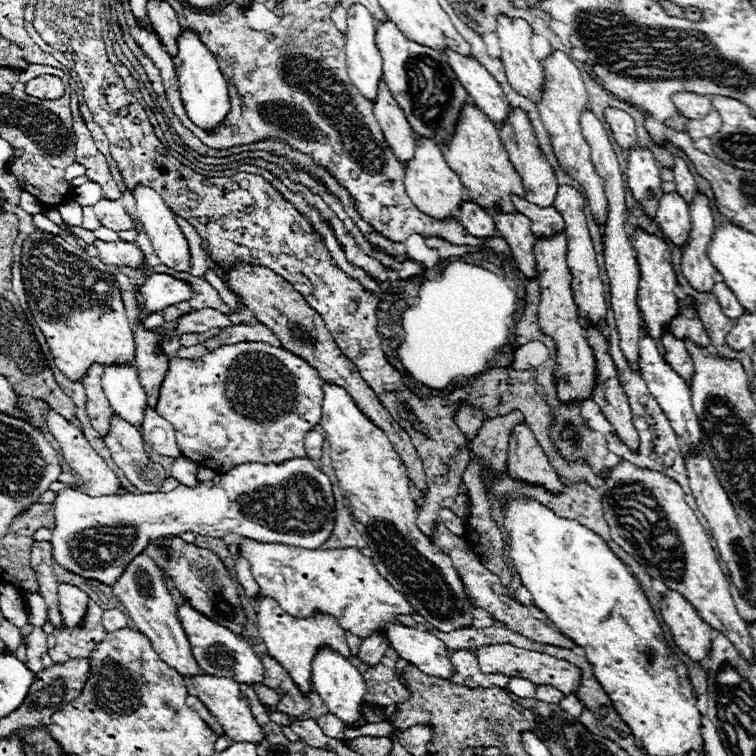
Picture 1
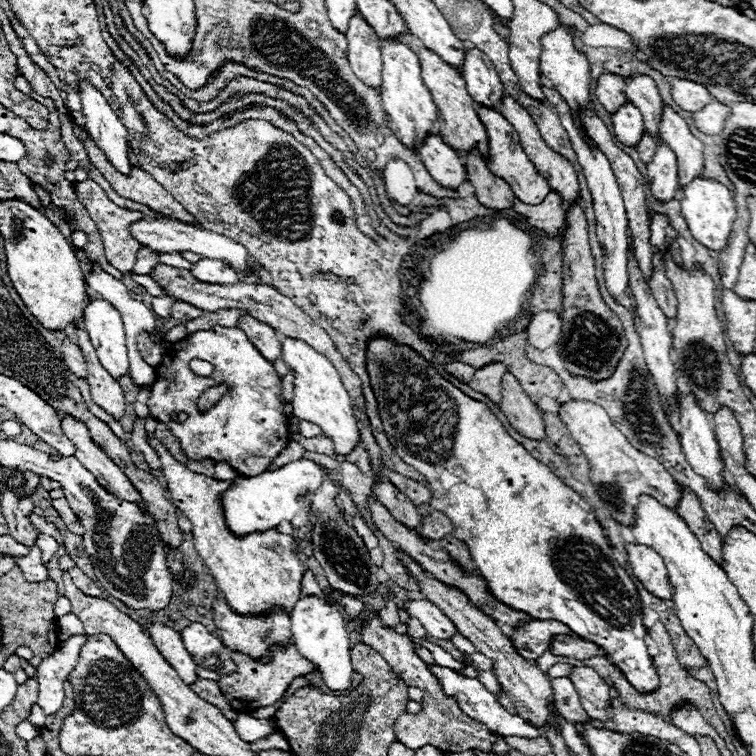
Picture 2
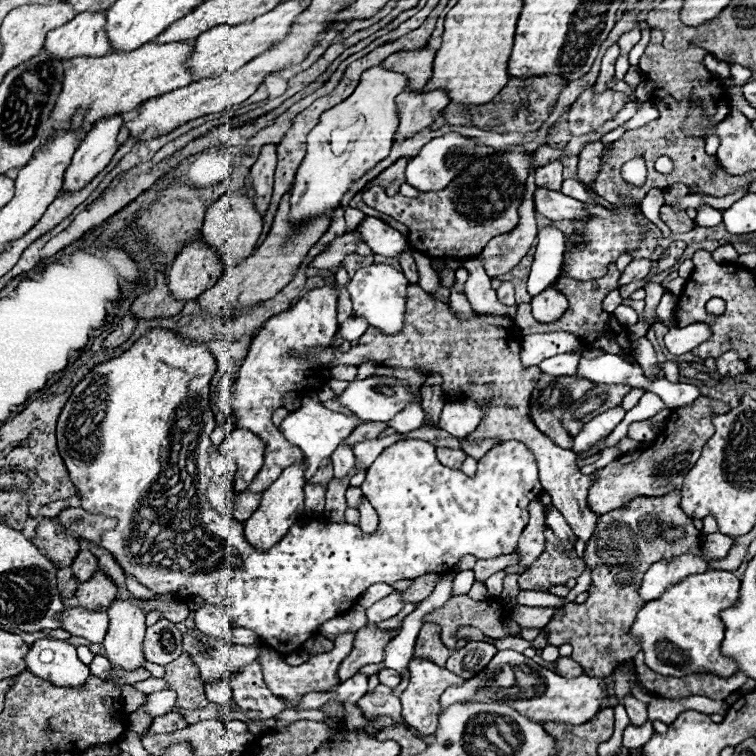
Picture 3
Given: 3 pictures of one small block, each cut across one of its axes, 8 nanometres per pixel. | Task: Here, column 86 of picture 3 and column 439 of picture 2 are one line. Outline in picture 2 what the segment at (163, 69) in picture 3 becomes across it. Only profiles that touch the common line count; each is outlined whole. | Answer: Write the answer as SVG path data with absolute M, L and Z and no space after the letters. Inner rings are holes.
M420 48L418 58L420 58L420 66L422 66L424 84L430 88L430 94L434 96L434 102L436 102L436 108L438 108L436 130L440 132L442 140L446 140L446 144L450 144L450 148L454 148L456 152L468 154L470 150L476 148L478 152L482 152L482 156L488 156L488 134L486 134L486 128L476 114L478 104L468 94L460 72L428 48Z

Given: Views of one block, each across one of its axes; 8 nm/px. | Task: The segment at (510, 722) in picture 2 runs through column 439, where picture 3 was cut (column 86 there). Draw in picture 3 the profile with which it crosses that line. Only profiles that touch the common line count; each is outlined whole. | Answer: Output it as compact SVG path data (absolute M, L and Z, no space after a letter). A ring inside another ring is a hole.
M36 640L30 646L24 662L34 676L56 686L82 686L90 674L88 666L78 660L76 648L66 640Z

